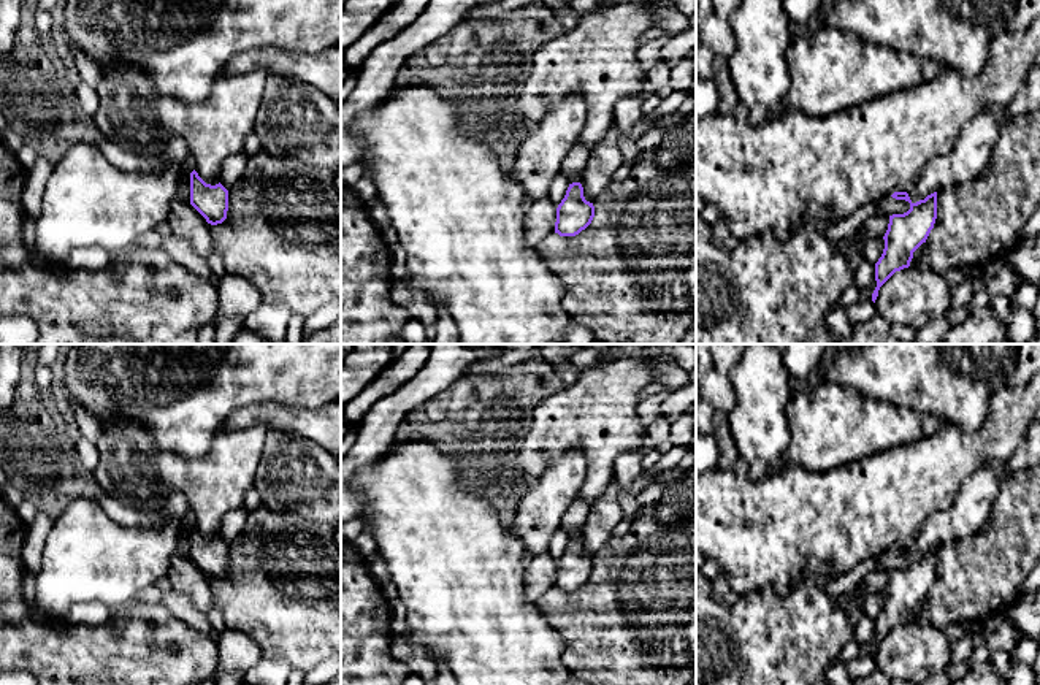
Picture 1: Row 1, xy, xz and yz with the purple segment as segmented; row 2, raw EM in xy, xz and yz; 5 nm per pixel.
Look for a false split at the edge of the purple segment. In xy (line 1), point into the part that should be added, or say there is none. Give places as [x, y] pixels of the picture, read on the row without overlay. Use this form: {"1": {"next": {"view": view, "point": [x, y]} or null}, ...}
{"1": {"next": null}}

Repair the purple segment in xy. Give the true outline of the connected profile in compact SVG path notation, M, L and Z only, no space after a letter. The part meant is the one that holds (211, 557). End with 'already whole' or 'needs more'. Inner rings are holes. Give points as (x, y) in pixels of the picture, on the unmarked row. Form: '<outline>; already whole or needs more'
M193 525L190 528L190 560L208 579L222 579L228 566L228 545L220 538L216 541L206 539Z; already whole

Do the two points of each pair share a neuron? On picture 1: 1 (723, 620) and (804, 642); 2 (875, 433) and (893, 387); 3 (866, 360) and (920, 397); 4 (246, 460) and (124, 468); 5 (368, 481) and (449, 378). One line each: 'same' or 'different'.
1: same
2: different
3: same
4: same
5: different

